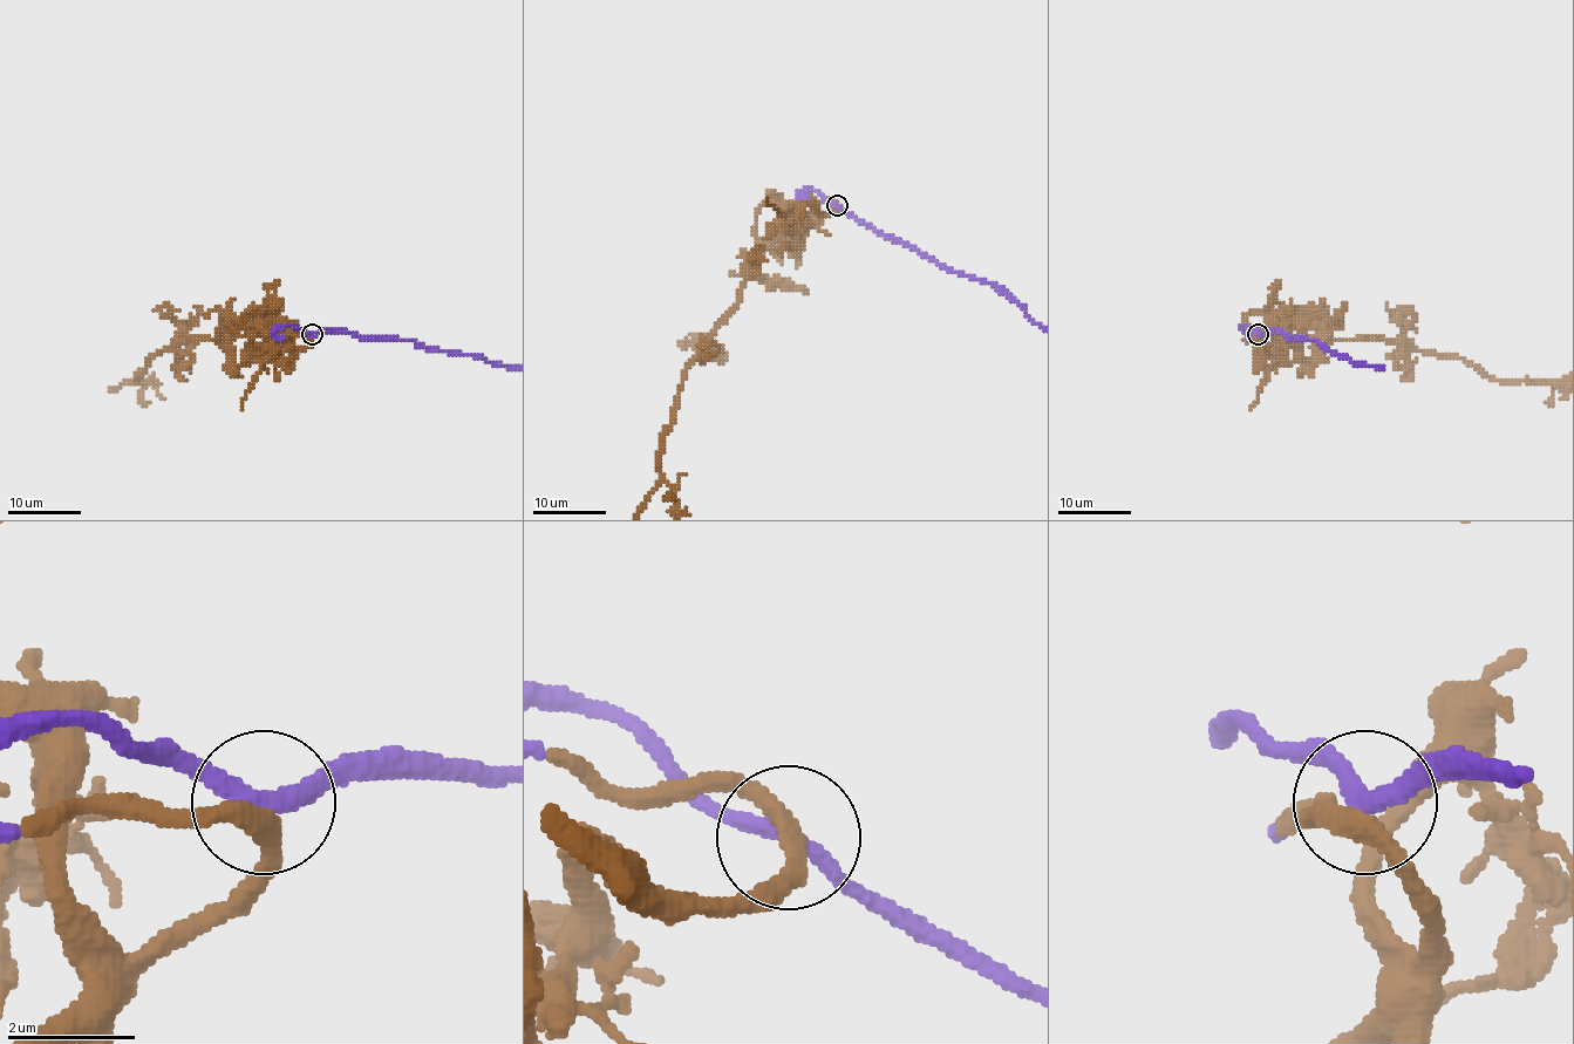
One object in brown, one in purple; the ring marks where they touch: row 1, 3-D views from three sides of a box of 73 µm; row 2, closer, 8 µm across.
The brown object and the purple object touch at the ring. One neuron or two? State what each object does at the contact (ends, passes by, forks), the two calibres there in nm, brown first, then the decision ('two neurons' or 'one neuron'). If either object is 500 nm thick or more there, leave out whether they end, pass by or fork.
brown passes by; purple passes by; calibres 320 and 280 nm; one neuron

